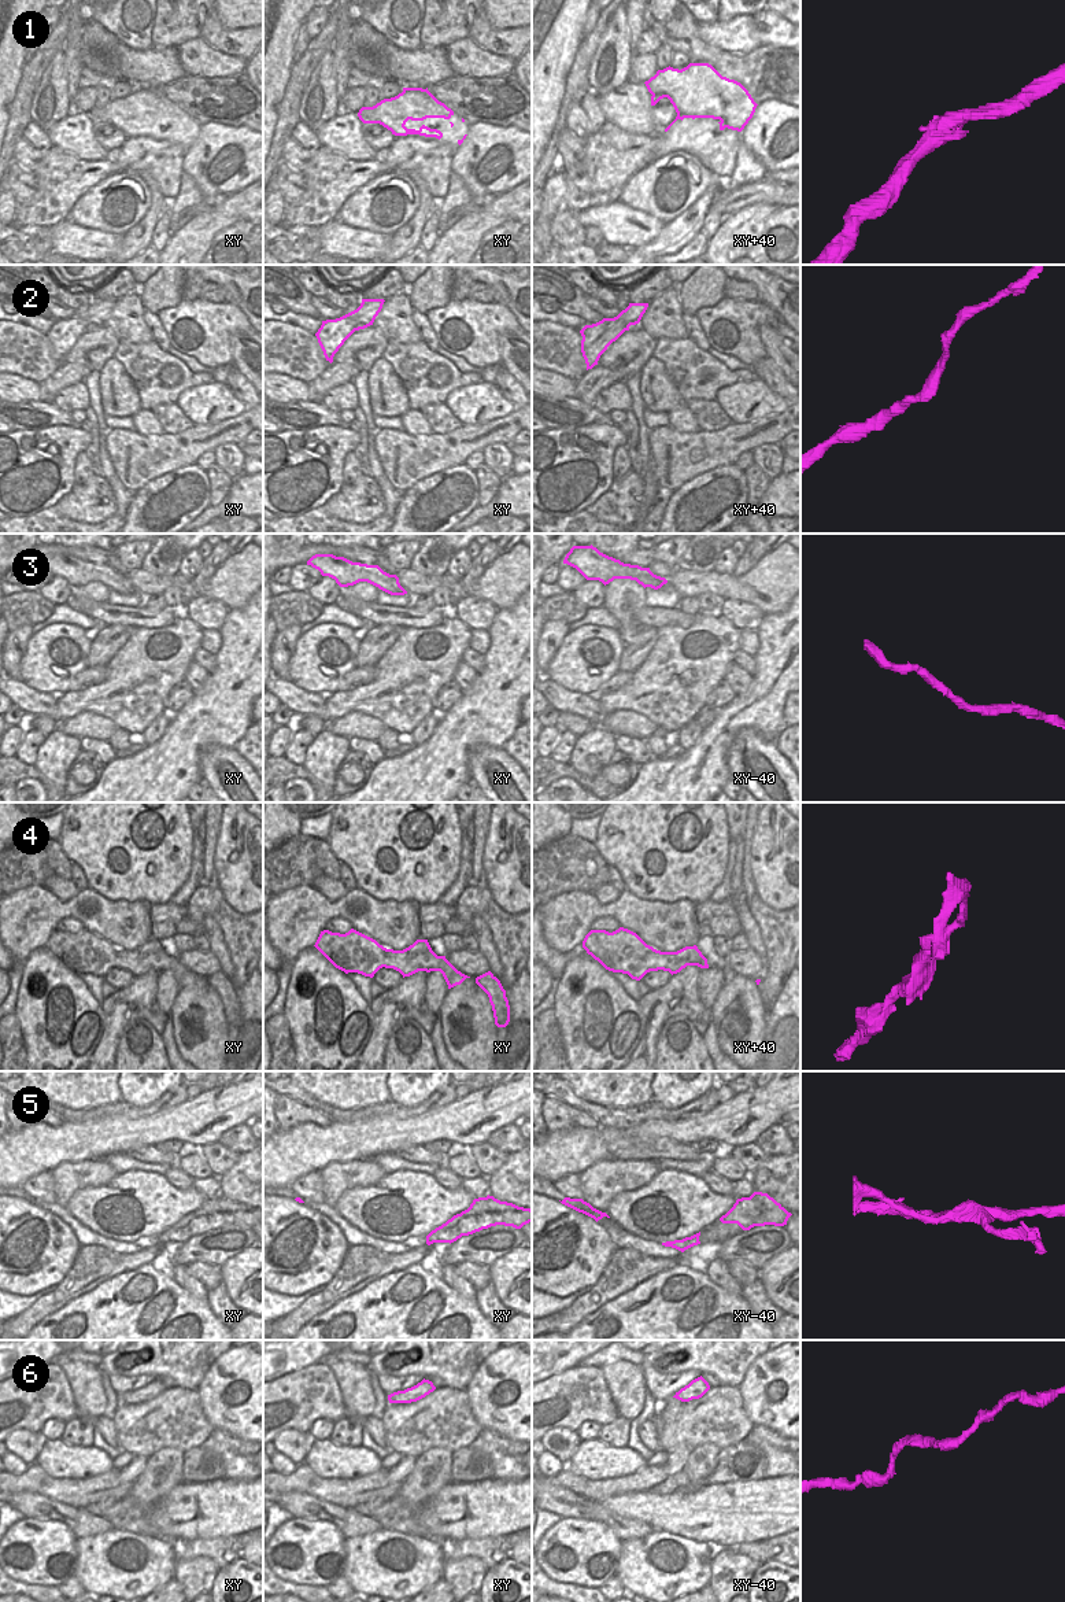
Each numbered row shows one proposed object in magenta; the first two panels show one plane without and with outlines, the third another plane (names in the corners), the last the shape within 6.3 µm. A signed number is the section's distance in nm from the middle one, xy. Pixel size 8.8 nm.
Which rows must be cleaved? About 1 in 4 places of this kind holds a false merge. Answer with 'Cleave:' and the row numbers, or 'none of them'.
Cleave: 5

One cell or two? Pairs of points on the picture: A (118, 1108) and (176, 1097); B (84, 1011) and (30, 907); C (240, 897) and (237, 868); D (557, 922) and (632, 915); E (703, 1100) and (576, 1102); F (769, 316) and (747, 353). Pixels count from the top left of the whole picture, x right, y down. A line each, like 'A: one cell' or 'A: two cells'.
A: one cell
B: two cells
C: one cell
D: one cell
E: one cell
F: one cell

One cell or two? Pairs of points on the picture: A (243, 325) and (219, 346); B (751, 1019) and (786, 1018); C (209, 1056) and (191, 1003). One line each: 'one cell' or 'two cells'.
A: one cell
B: two cells
C: one cell

